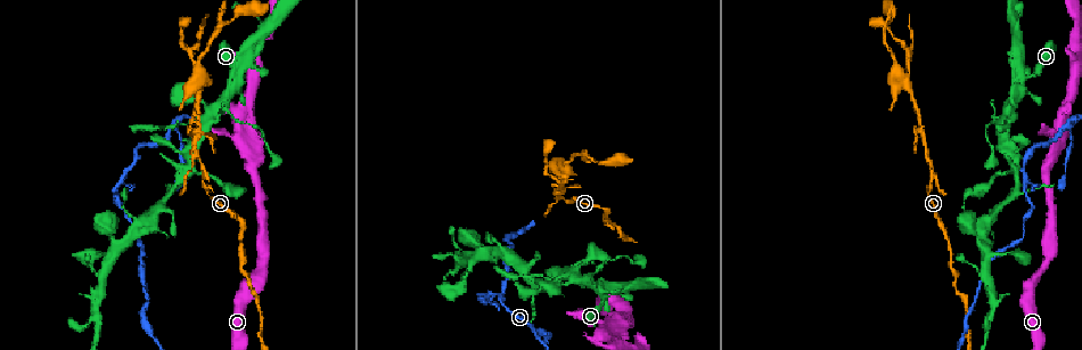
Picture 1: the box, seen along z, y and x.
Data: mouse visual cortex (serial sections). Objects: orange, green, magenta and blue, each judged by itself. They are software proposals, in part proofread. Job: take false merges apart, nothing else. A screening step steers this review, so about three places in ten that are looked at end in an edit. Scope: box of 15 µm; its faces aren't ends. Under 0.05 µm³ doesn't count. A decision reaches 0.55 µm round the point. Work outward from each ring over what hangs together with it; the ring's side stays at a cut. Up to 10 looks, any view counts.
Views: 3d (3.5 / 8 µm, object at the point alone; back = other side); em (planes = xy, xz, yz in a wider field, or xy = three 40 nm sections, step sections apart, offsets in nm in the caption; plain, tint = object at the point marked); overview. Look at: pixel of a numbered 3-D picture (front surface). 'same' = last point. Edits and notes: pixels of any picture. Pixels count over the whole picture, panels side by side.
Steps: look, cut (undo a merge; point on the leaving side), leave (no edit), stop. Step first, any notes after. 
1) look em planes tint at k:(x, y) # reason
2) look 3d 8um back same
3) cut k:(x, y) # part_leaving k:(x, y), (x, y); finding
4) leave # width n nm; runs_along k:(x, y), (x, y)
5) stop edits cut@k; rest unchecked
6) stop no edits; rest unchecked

look 3d 3.5um at 1:(1067, 127) # sharp bend

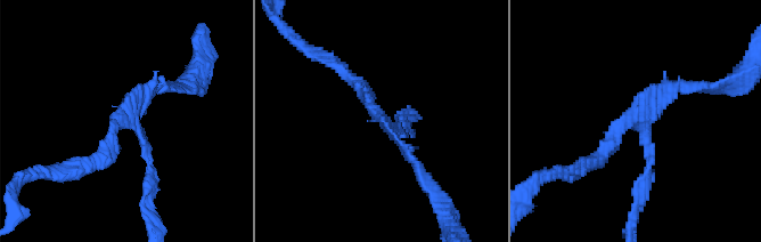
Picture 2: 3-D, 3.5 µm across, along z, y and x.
look em xy step 1 tint at 2:(384, 127) # arms 3; arm_widths 100, 150, 200 nm

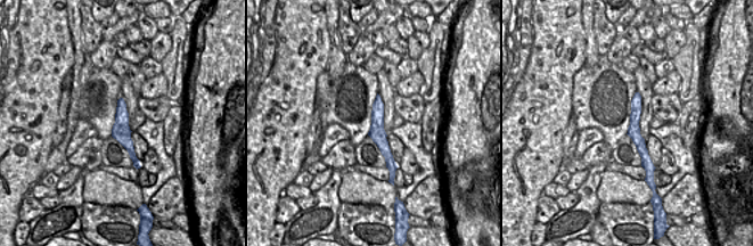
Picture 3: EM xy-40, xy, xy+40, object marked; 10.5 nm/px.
leave # runs_along 3:(637, 96), (635, 134), (649, 167); continuous, no second cell

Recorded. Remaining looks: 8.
look 3d 3.5um back at 1:(1021, 77) # sharp bend

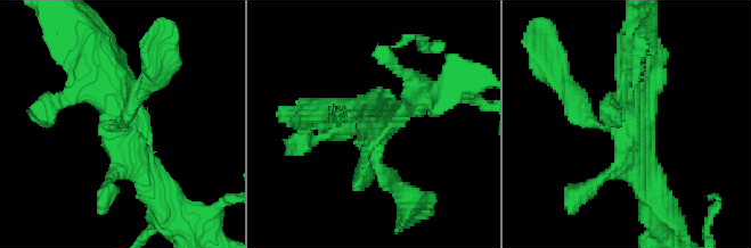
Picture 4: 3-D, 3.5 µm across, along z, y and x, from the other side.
look em planes tint at 4:(118, 130)

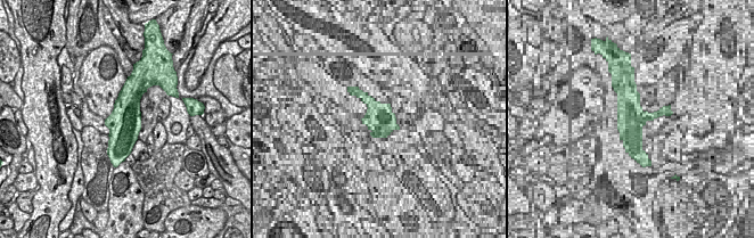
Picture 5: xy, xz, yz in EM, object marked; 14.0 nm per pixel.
look em xy step 3 tint same # another direction

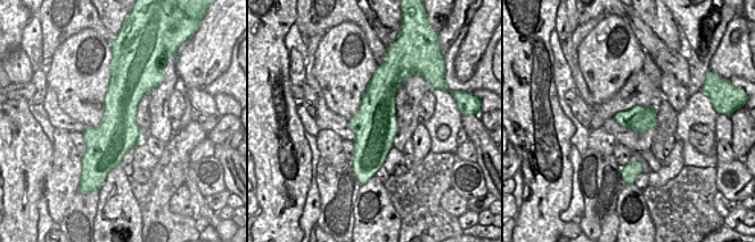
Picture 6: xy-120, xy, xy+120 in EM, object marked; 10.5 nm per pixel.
leave # runs_along 4:(565, 90), (621, 129), (647, 188); continuous, no second cell

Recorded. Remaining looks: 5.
look 3d 8um at 1:(1052, 136) # arms part here

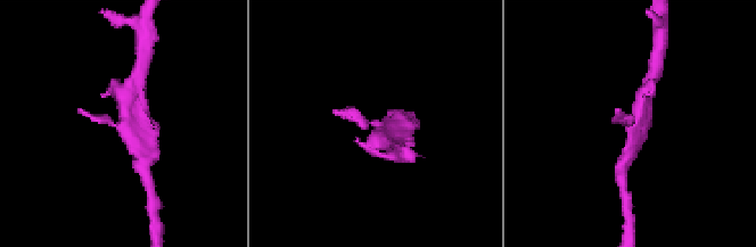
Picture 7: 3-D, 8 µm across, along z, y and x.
look 3d 3.5um at 7:(385, 128)

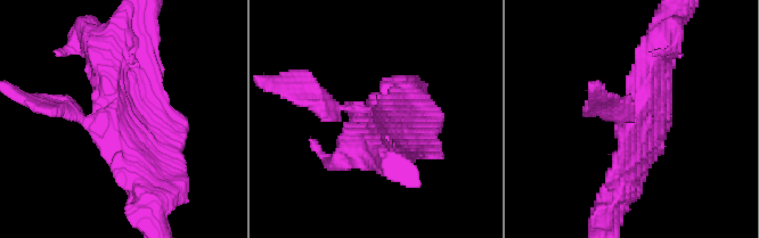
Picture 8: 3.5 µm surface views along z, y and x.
look em xy step 3 tint at 8:(114, 122)

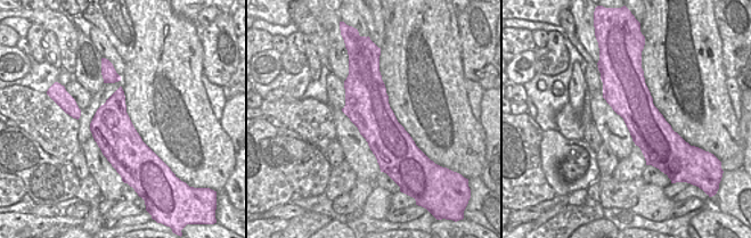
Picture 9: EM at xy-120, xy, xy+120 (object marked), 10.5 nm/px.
leave # runs_along 8:(148, 187), (113, 123), (109, 50); one cell here

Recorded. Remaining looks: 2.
look 3d 3.5um at 1:(904, 80) # four or more arms meet

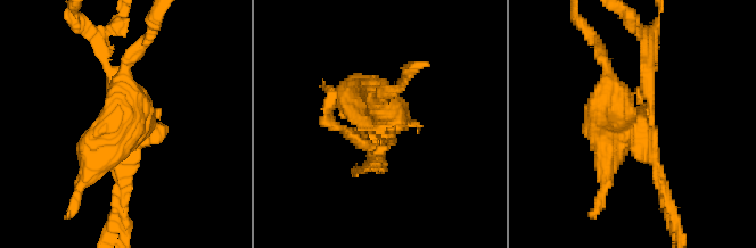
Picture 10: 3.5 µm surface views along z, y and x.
cut 10:(400, 101) # arm_widths 200, 200, 300, 300 nm; part_leaving 10:(125, 237), (122, 206); two cells meet here

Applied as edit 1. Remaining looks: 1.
stop edits cut@10; rest unchecked

